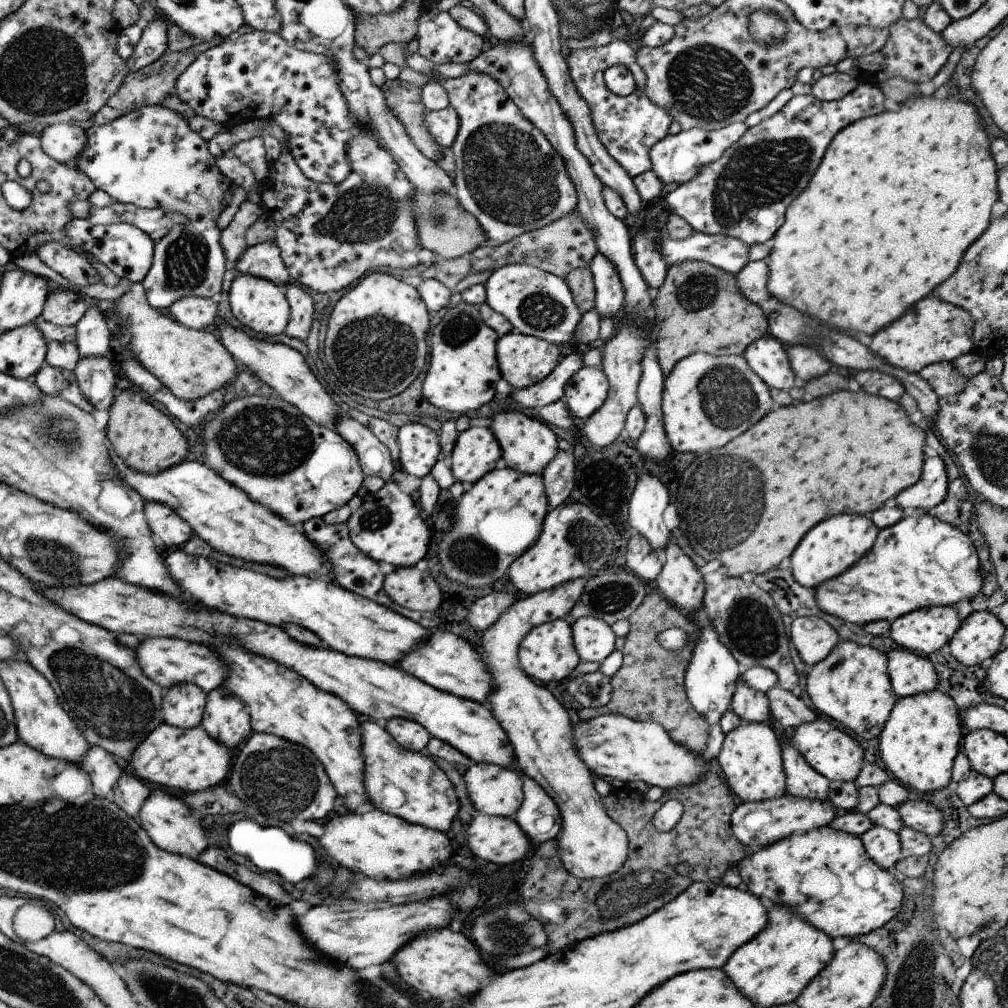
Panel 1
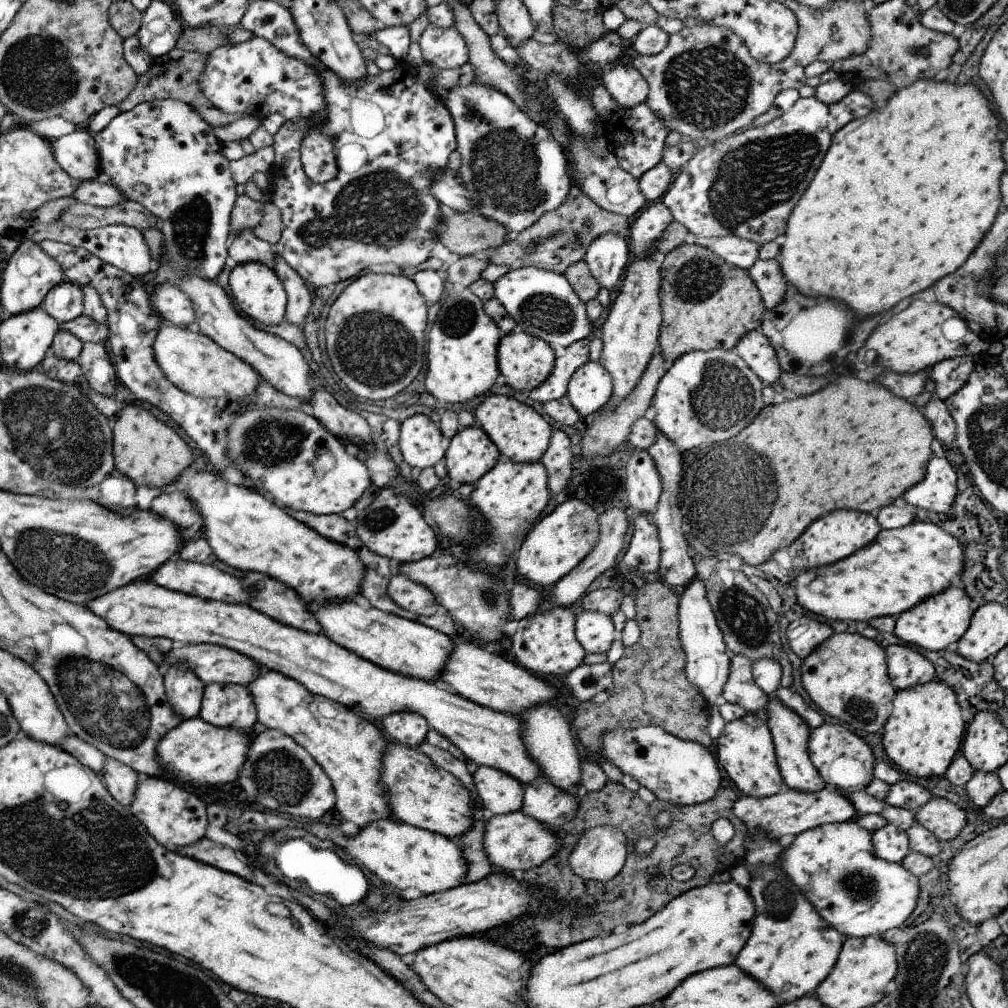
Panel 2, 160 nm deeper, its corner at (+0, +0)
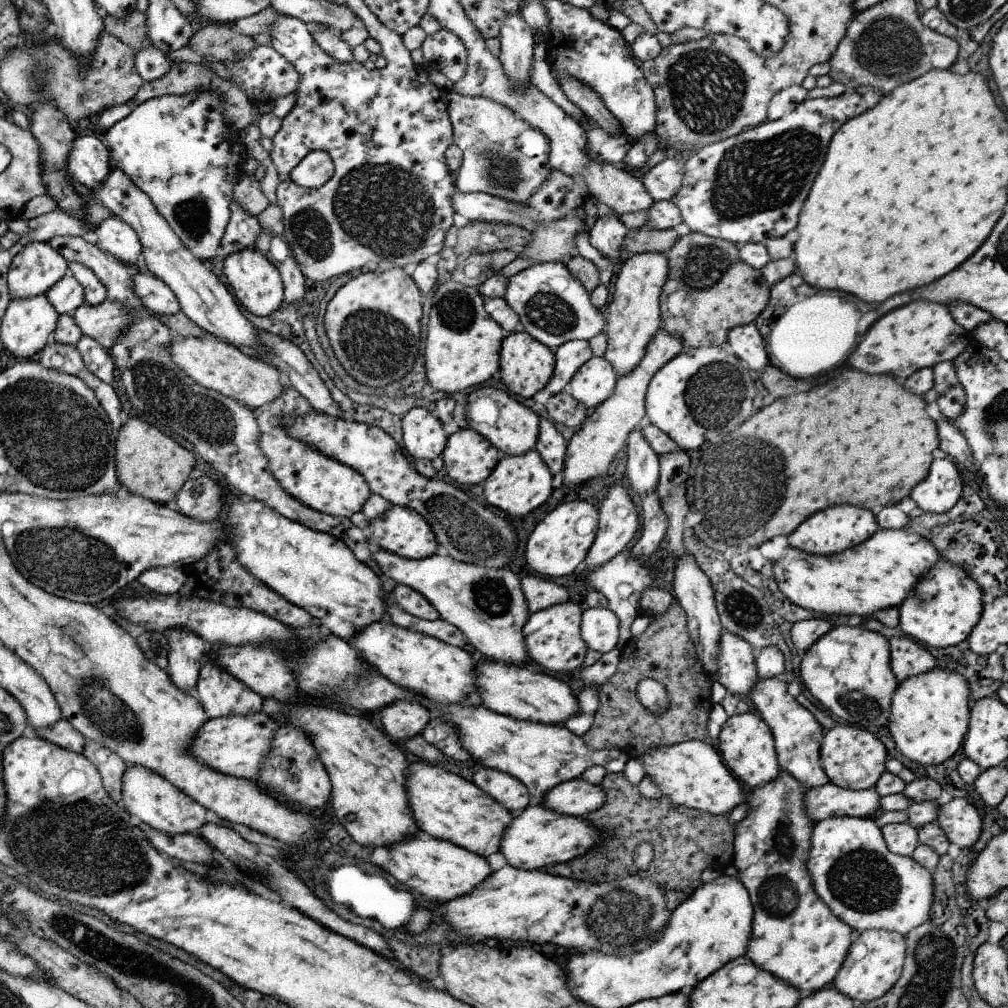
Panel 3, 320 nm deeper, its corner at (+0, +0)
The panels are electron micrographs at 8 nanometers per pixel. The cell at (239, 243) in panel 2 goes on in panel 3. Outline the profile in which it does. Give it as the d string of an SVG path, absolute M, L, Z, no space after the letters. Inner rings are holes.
M236 196L231 200L230 210L231 215L219 248L226 256L248 247L254 248L256 239L262 231L257 217L247 213Z

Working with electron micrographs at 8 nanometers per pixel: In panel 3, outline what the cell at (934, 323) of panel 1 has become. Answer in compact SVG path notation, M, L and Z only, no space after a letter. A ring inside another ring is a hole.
M917 300L909 302L900 308L895 308L886 314L886 316L882 315L860 338L862 342L858 342L858 346L856 346L856 350L850 354L850 364L856 368L856 370L862 370L862 372L868 372L868 374L892 374L892 376L896 376L896 378L908 378L913 372L917 370L922 370L923 368L936 366L938 363L943 363L946 361L953 361L959 354L962 354L962 351L969 344L970 339L974 339L972 333L967 331L965 328L962 328L959 324L956 324L956 321L953 319L951 312L949 311L948 305L937 303L934 301L925 301L925 300Z

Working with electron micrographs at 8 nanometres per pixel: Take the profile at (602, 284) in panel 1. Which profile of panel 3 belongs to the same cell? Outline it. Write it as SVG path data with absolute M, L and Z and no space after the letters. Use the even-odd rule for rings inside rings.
M603 208L600 214L591 221L589 242L604 256L618 262L621 246L628 231L627 226L619 217L619 213Z

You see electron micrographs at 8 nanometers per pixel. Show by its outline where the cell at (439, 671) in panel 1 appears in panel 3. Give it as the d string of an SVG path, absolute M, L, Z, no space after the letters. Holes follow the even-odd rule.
M486 658L484 661L484 665L477 663L475 675L477 687L481 692L482 706L491 711L521 721L558 725L565 724L569 718L585 710L566 682L543 673L537 667L507 665Z

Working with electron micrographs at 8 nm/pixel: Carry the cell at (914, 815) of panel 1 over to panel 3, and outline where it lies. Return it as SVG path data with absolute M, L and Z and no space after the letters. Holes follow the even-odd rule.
M956 797L940 806L936 823L945 830L948 840L962 849L973 847L982 832L983 823L974 805L965 798Z

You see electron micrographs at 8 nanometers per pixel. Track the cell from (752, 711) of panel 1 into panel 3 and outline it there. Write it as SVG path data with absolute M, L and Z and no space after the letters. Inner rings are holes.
M726 630L717 645L716 680L726 687L728 693L747 699L749 690L759 678L753 646L741 636Z

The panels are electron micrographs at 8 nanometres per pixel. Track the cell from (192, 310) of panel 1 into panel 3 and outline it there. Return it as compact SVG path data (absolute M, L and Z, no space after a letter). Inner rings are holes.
M145 270L133 272L133 291L143 306L156 316L173 315L181 310L173 290Z

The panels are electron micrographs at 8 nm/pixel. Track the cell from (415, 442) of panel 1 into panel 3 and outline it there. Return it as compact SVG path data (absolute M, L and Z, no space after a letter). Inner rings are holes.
M430 405L412 407L401 417L402 448L411 460L430 461L443 452L447 436Z

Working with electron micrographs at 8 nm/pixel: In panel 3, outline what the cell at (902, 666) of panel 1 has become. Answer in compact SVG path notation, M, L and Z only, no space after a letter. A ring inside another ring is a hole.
M906 635L892 637L889 643L891 667L899 682L935 667L934 655L913 638Z

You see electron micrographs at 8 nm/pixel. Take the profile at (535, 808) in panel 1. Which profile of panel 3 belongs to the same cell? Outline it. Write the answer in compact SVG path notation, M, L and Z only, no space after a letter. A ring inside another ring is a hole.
M580 779L555 786L542 805L563 815L586 818L605 803L605 789Z

